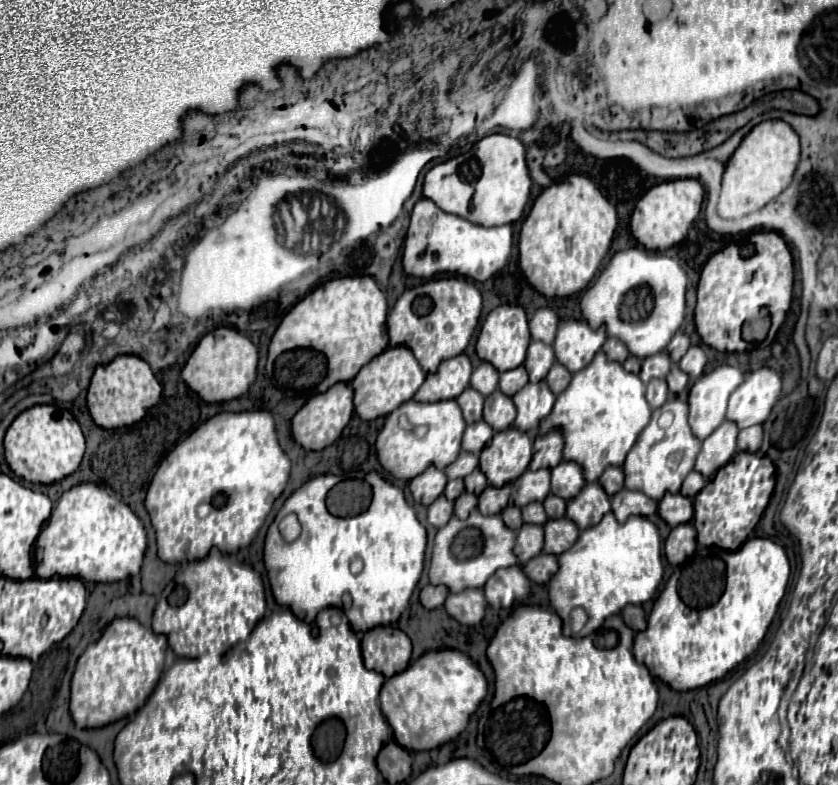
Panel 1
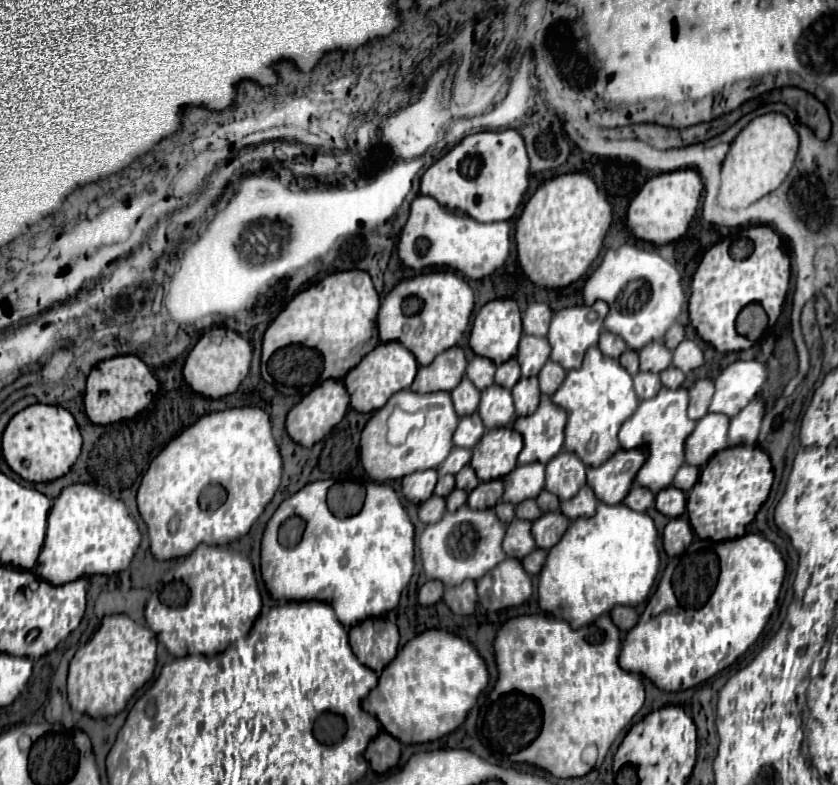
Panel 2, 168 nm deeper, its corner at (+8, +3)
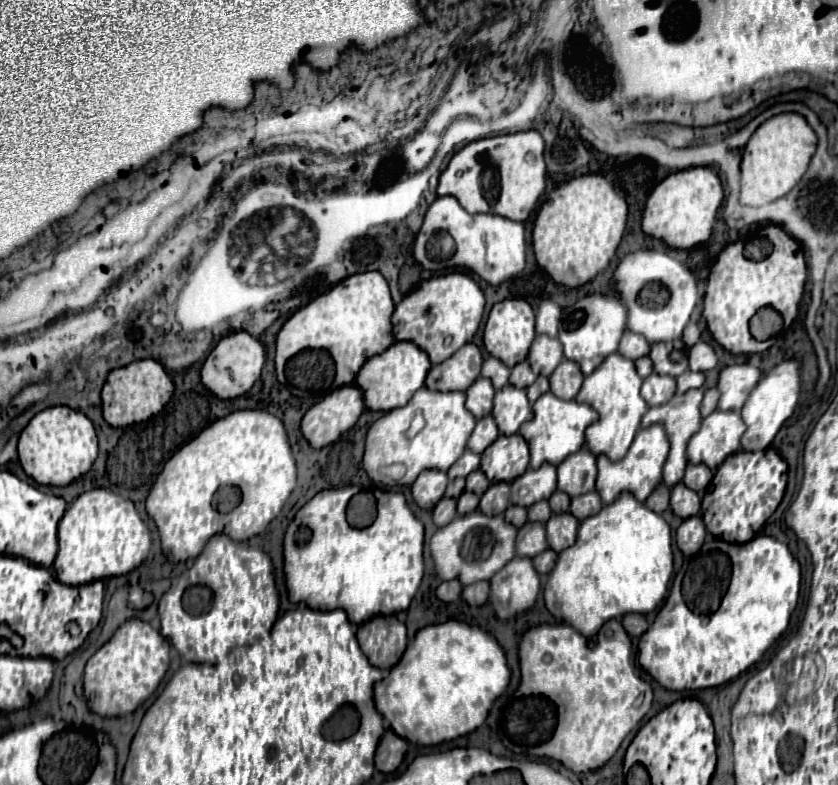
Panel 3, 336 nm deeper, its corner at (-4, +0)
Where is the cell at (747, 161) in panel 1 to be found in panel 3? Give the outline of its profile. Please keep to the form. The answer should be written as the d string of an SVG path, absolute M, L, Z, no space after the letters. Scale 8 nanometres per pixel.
M796 112L778 114L760 124L742 150L740 202L744 206L764 206L786 196L806 172L808 162L816 152L816 142L814 130L808 126L804 116Z

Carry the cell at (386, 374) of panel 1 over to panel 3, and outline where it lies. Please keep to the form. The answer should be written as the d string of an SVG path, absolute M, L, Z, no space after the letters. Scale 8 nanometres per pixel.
M394 342L386 352L370 358L356 376L356 384L364 394L366 408L376 412L388 412L404 406L414 396L414 392L424 386L430 366L430 358L416 344Z

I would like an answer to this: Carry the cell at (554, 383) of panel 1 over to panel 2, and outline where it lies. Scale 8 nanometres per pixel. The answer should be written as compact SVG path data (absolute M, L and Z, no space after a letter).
M548 361L548 363L542 367L540 375L538 375L540 391L542 391L544 395L554 395L554 393L556 393L556 389L562 385L564 377L566 377L566 371L564 371L558 363Z

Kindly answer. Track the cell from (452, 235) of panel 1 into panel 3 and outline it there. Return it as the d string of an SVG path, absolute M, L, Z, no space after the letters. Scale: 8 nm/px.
M440 196L428 208L424 224L422 224L422 228L414 240L414 258L426 270L434 270L434 272L454 268L454 266L468 268L474 274L478 274L482 280L486 280L488 284L496 286L496 284L502 284L504 280L508 280L514 274L524 270L524 264L526 264L524 224L502 218L502 216L494 216L494 214L468 214L454 196Z

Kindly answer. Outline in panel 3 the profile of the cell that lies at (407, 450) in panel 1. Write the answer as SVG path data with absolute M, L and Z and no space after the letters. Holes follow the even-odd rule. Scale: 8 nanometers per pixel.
M422 386L406 406L386 412L374 422L366 436L364 470L376 484L384 486L408 486L422 470L448 470L466 450L470 432L474 430L474 416L464 406L464 392L434 392ZM422 410L426 426L416 438L406 440L404 432L412 422L412 412Z

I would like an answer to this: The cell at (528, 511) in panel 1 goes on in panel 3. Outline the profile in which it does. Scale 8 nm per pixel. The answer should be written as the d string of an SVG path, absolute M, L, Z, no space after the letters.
M540 500L538 504L532 504L528 508L528 520L530 522L542 522L544 524L550 516L552 516L552 512L550 512L550 506L546 500Z

